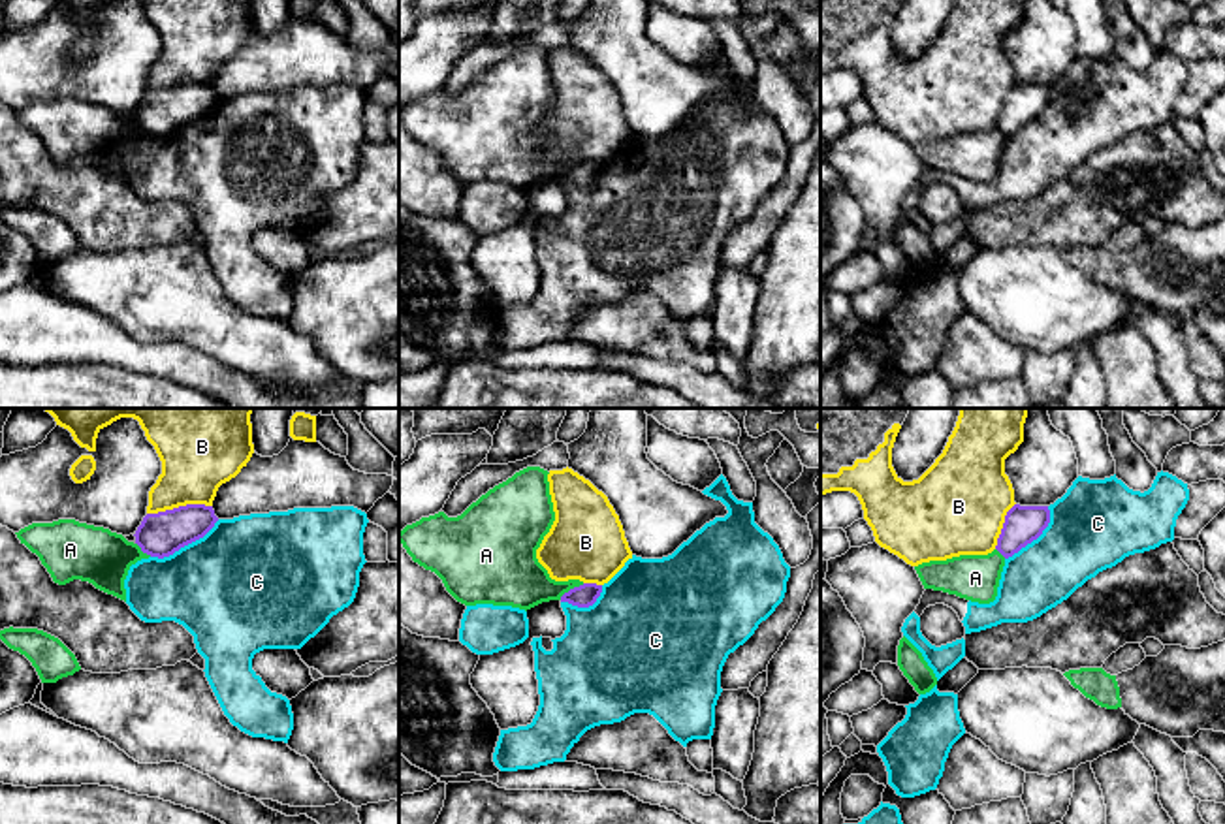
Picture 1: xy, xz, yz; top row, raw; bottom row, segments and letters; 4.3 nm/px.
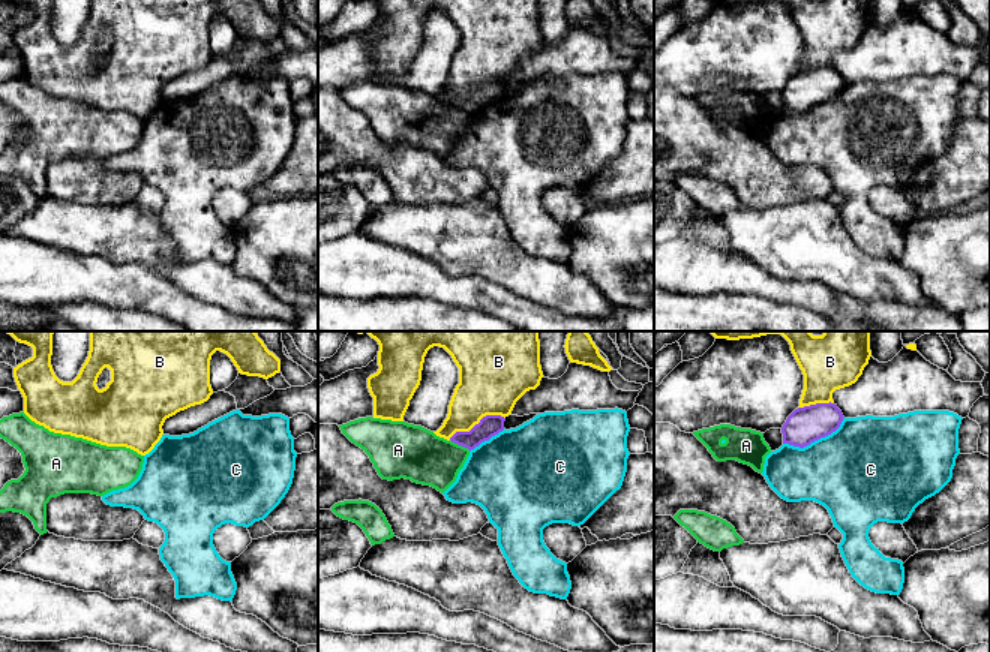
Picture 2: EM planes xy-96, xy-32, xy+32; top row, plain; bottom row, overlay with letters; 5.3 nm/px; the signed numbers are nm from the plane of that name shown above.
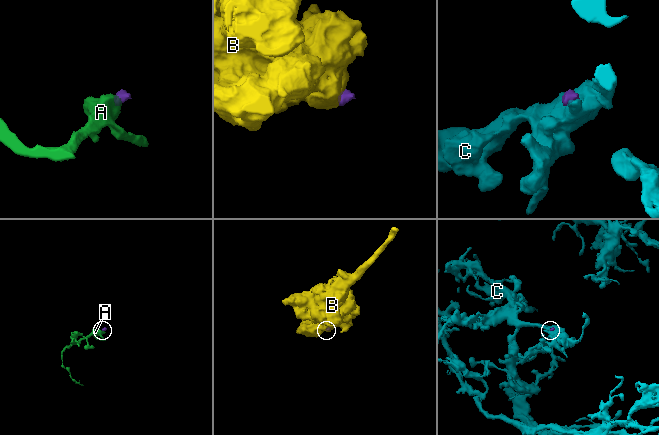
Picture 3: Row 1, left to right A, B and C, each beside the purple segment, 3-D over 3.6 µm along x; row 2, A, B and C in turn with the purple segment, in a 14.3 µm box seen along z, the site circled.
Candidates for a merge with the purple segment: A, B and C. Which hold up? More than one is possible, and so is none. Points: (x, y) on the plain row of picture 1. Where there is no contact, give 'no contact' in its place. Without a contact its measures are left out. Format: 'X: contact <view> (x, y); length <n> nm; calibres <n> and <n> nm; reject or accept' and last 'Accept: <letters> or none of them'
A: contact xz (571, 168); length 130 nm; calibres 100 and 240 nm; reject
B: contact xy (179, 85); length 280 nm; calibres 190 and 300 nm; reject
C: contact xy (185, 123); length 340 nm; calibres 190 and 480 nm; reject
Accept: none of them

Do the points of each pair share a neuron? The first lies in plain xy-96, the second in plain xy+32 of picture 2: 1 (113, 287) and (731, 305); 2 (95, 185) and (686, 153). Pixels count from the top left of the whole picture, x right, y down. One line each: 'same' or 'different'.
1: different
2: same

